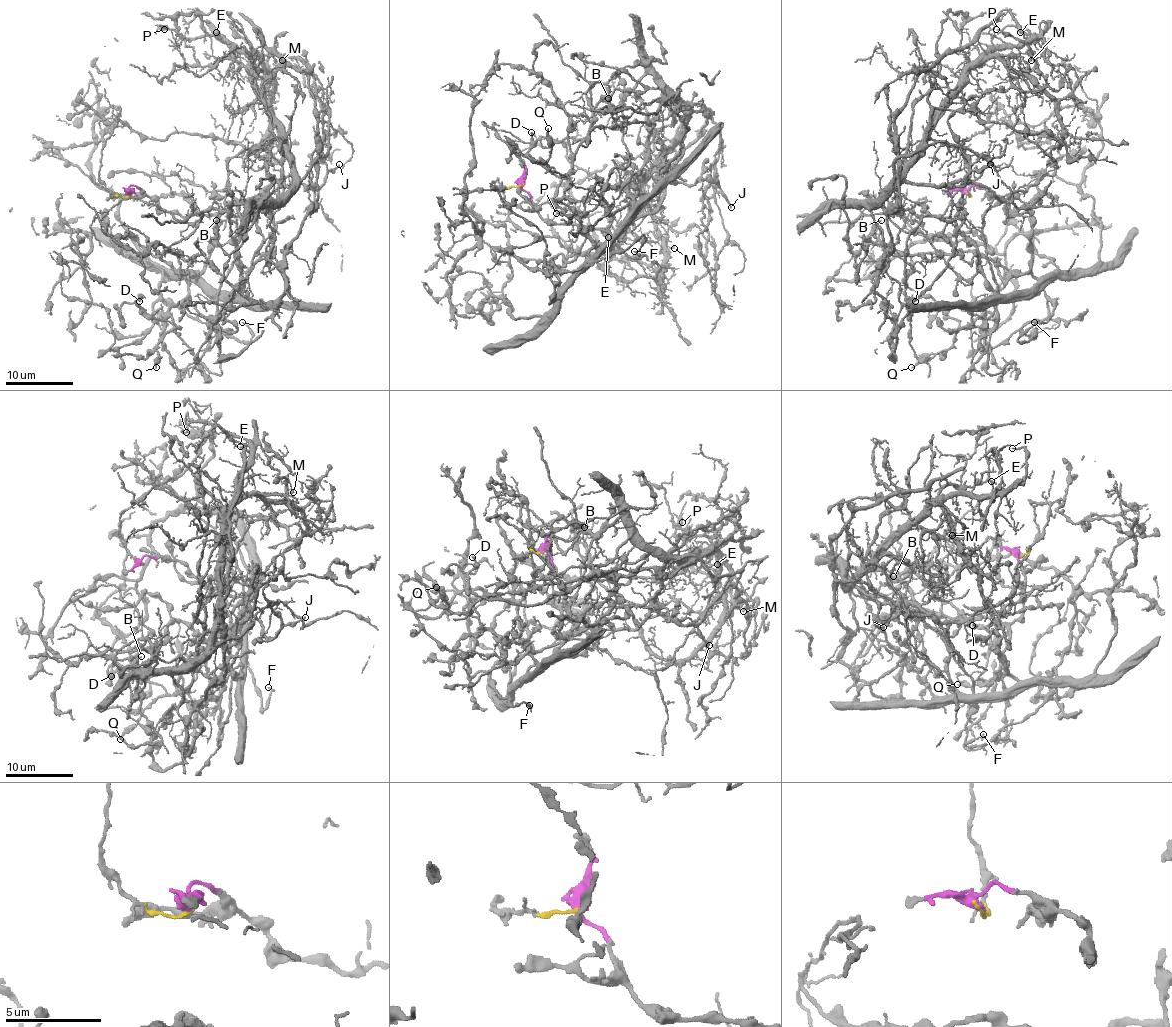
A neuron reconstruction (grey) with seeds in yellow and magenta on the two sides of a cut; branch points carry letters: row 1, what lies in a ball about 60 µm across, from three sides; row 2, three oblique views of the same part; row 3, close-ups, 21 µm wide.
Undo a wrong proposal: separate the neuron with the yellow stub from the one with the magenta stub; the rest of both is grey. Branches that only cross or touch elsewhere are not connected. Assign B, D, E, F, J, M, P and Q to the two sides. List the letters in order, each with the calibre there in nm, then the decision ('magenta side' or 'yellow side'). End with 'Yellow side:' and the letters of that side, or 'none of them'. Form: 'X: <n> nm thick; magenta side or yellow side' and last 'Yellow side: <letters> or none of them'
B: 190 nm thick; magenta side
D: 200 nm thick; magenta side
E: 130 nm thick; yellow side
F: 180 nm thick; magenta side
J: 140 nm thick; magenta side
M: 150 nm thick; yellow side
P: 130 nm thick; yellow side
Q: 200 nm thick; magenta side
Yellow side: E, M, P

